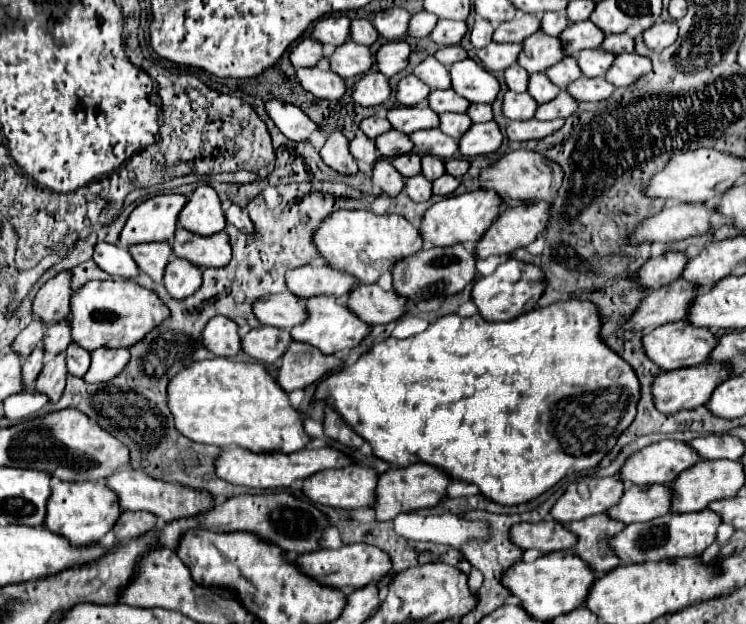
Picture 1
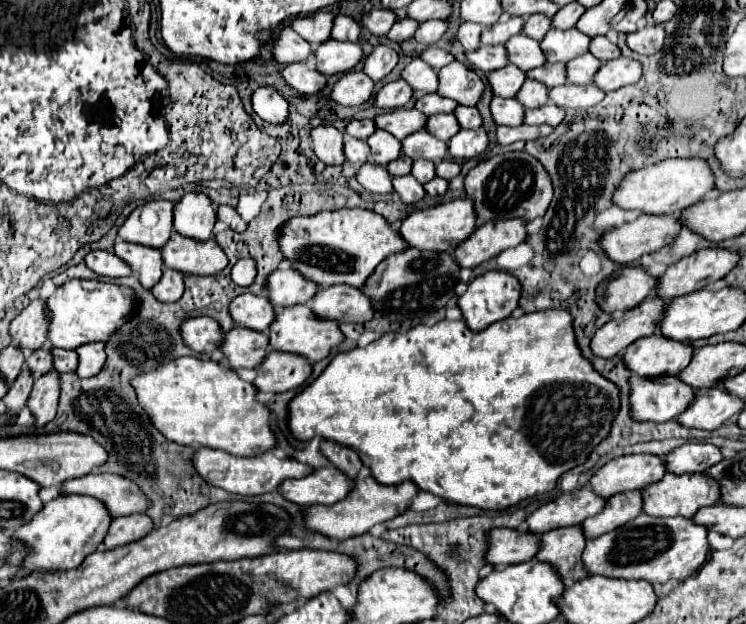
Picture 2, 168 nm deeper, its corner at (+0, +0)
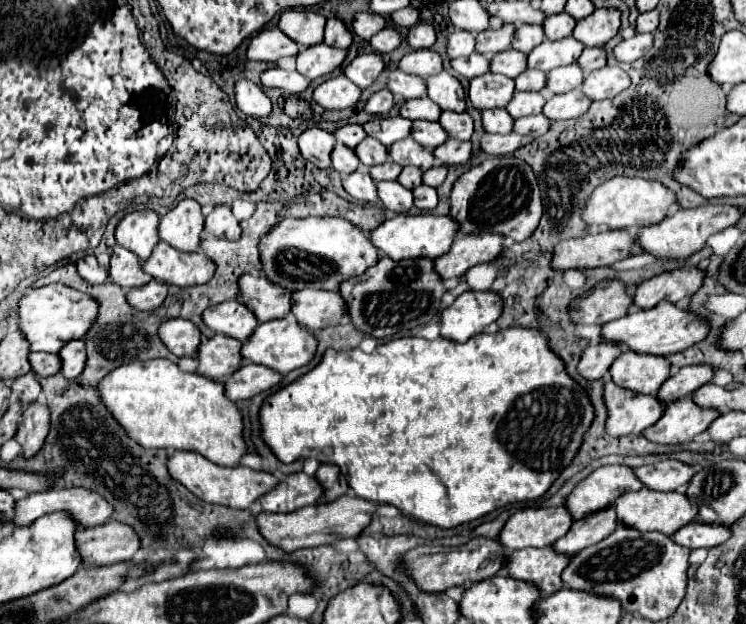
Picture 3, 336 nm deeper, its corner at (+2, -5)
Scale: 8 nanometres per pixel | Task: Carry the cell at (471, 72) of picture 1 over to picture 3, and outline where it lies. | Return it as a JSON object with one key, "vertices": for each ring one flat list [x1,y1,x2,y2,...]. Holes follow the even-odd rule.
{"vertices":[[441,71,439,75,427,79,427,95,441,109,449,109,455,113,465,111,465,91,461,83,447,71]]}

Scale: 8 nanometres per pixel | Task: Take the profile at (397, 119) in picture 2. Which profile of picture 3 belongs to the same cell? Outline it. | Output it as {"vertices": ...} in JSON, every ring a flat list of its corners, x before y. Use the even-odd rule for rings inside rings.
{"vertices":[[373,117,363,125,365,133,369,137,375,137,385,147,393,145,395,141,401,141,409,137,411,133,411,121,403,117]]}

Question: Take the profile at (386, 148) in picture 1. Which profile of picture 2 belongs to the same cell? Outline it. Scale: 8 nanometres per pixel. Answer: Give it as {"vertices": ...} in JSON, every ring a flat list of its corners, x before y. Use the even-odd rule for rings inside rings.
{"vertices":[[377,130,369,136,367,144,371,146,371,160,377,164,387,164,401,156,401,142,393,134,387,134,387,130]]}

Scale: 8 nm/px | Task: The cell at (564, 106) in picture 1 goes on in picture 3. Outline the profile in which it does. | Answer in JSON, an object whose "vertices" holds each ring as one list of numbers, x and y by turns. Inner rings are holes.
{"vertices":[[531,115,525,119,517,119,513,125,513,131,517,131,519,135,533,135,533,137,541,137,545,135,545,131,549,131,549,119,545,115]]}

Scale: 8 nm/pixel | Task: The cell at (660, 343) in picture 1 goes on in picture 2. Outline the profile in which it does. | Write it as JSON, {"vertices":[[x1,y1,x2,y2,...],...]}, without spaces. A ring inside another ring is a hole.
{"vertices":[[663,334,639,338,627,346,623,360,629,370,639,376,653,378,661,374,679,374,691,362,693,350,687,342,667,342]]}

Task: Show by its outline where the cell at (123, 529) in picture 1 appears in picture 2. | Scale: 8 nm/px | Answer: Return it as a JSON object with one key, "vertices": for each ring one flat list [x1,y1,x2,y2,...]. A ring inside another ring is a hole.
{"vertices":[[131,514,123,518,113,518,103,544,107,550,113,550,117,546,125,546,129,542,135,542,147,536,151,530,153,530,153,522,151,518,147,518,147,514]]}

